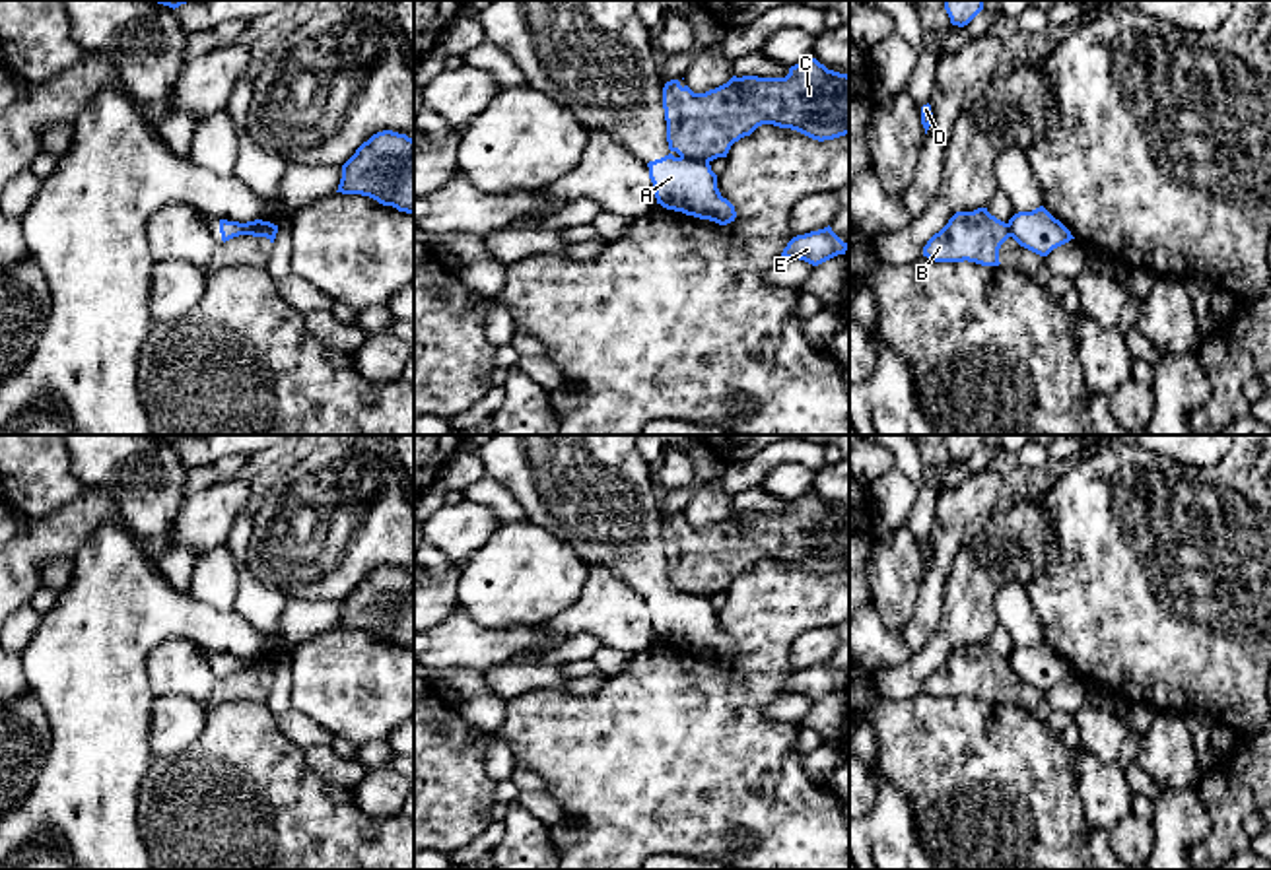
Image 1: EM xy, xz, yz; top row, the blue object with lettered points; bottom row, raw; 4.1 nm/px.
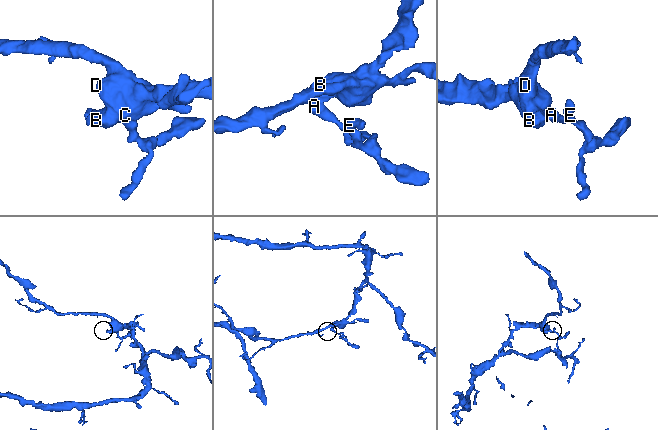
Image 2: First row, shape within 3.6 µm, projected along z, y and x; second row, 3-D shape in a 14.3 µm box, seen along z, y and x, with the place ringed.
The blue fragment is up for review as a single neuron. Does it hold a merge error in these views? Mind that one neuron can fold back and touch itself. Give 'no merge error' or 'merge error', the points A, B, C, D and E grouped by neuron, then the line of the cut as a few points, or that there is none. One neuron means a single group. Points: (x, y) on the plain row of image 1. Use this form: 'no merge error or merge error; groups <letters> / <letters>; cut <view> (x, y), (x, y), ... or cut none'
merge error; groups A E / B C D; cut xz (681, 591), (708, 597)

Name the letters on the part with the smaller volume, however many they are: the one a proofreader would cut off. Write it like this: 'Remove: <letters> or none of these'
Remove: A, E

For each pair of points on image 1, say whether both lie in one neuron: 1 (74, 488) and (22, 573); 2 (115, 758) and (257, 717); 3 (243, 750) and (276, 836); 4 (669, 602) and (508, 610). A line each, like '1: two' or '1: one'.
1: two
2: two
3: one
4: two

